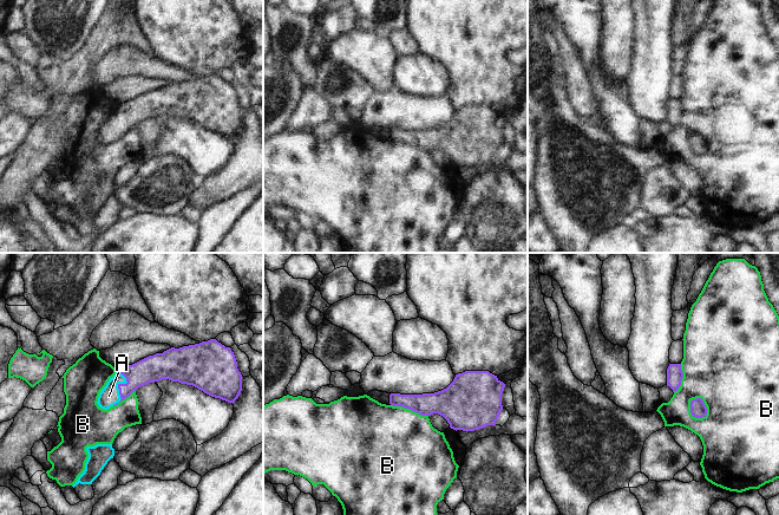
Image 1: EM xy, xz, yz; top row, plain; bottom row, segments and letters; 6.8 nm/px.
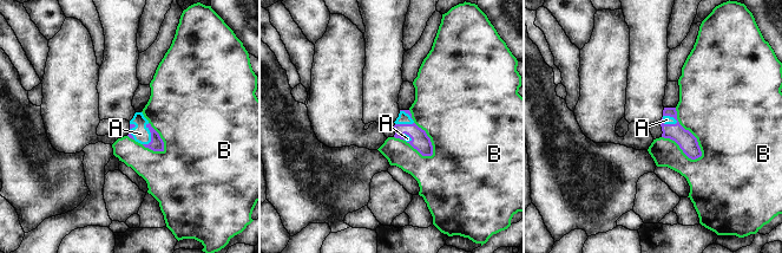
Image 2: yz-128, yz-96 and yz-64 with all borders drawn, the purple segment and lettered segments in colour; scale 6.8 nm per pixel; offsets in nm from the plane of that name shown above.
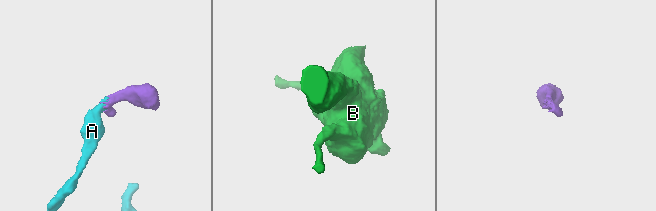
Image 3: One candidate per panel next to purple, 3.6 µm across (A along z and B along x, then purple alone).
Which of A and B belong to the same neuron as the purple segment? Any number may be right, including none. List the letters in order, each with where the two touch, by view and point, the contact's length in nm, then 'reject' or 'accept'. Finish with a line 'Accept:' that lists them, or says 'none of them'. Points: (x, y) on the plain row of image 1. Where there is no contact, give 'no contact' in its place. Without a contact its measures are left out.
A: contact xy (118, 122); length 240 nm; accept
B: contact yz (691, 148); length 160 nm; reject
Accept: A

